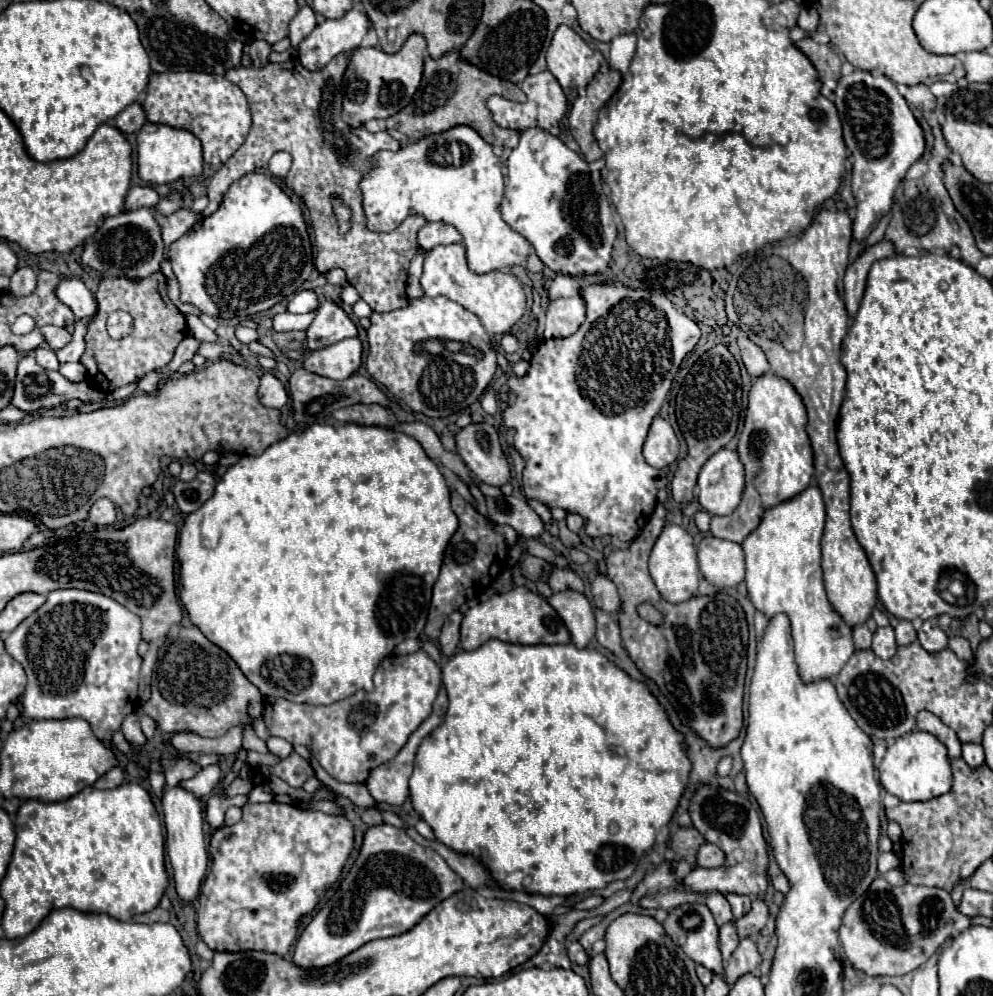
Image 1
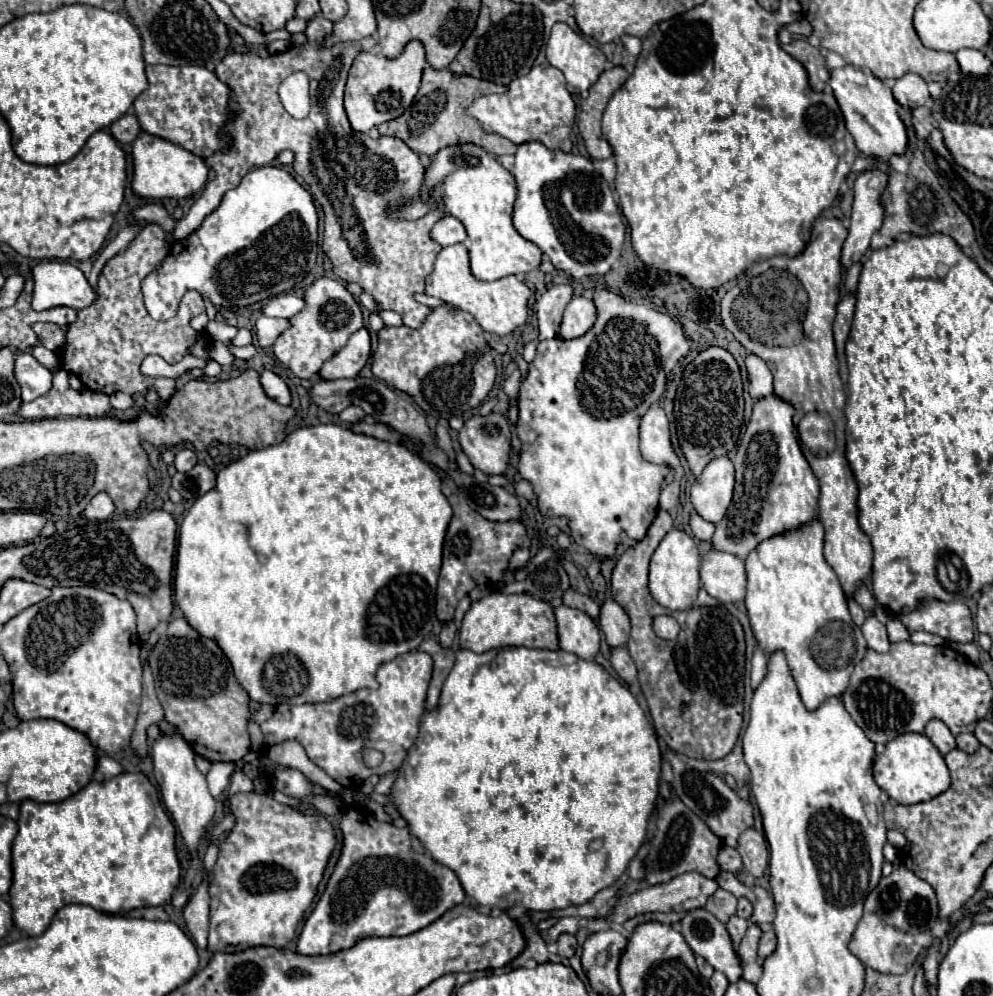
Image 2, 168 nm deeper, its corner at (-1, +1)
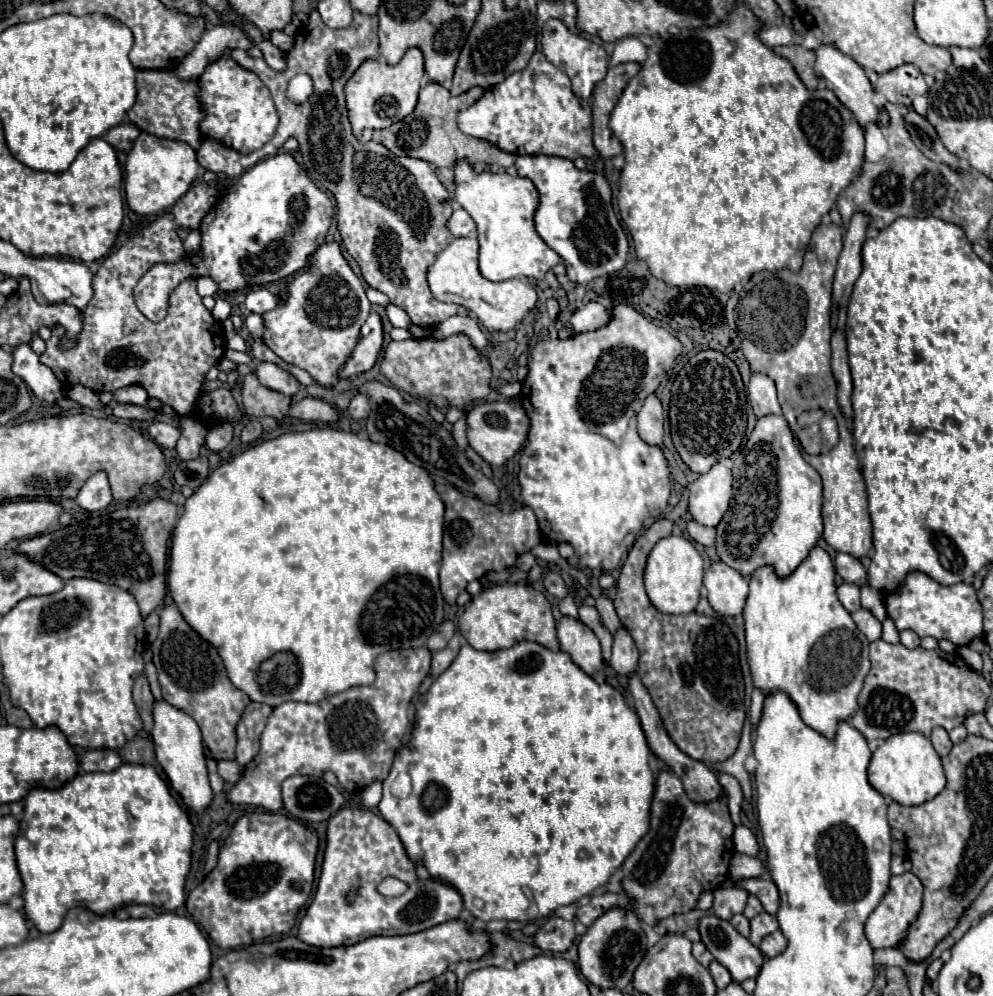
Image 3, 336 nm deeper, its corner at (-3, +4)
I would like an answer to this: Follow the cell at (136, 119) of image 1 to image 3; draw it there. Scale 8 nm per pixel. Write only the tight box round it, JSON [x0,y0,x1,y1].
[104,122,140,152]

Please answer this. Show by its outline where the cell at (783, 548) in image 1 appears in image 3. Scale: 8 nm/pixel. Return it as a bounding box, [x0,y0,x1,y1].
[744,546,870,738]

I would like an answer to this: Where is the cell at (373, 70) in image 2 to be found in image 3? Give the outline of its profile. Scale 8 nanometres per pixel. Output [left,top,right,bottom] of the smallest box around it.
[344,48,424,138]

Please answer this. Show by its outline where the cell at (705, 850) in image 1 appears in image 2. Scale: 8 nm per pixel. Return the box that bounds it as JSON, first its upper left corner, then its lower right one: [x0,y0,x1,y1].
[718,847,744,873]

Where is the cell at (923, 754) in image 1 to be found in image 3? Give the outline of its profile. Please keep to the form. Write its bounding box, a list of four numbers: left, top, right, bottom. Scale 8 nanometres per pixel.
[868,732,946,806]

